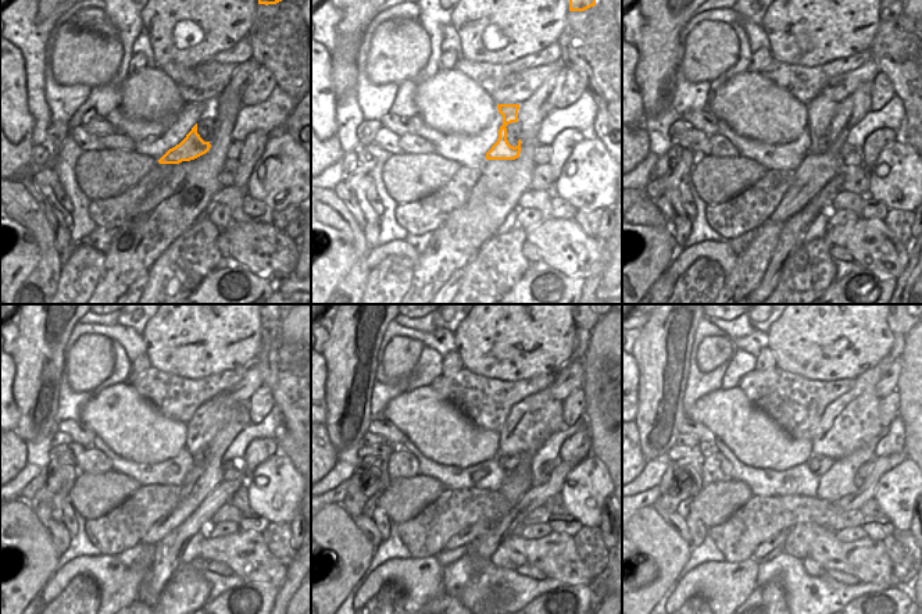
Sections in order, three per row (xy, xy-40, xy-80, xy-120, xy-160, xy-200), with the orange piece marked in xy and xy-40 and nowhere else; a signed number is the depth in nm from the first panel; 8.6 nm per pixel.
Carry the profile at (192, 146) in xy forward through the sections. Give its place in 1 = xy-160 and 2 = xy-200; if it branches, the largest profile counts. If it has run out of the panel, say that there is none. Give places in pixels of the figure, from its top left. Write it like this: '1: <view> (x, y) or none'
1: xy-160 (533, 420)
2: xy-200 (851, 421)

